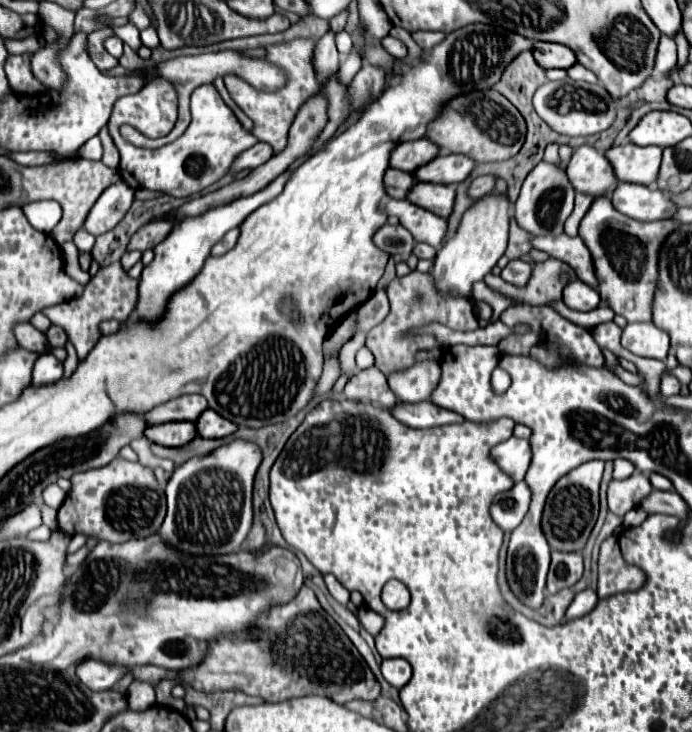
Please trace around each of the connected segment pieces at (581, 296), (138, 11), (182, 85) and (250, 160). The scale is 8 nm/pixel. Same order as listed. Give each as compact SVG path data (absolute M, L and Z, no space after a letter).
M575 280L575 282L569 282L565 286L565 290L563 290L563 302L571 310L587 312L587 310L597 308L601 304L601 298L599 298L599 292L595 288L587 286L581 280Z
M135 6L135 10L129 14L129 22L135 24L139 30L145 30L151 24L151 20L147 18L147 14L143 12L141 6Z
M235 50L213 52L213 54L199 54L199 56L181 56L181 58L167 60L167 62L163 62L163 64L157 64L155 68L157 68L157 76L167 78L167 80L173 82L175 88L177 88L177 94L179 94L179 118L177 118L175 128L173 128L167 136L157 138L157 140L143 136L141 132L137 132L137 130L131 128L131 126L121 126L121 136L123 136L129 144L139 146L139 148L161 148L161 146L165 146L165 144L177 140L177 138L187 130L187 126L189 126L189 122L191 122L191 114L187 114L187 98L189 98L189 94L195 90L195 86L213 82L215 78L225 78L225 76L229 76L229 74L243 78L243 80L249 82L255 90L263 90L263 92L275 92L275 90L283 88L285 82L287 82L283 68L279 68L277 64L271 64L271 62L265 60L265 58L247 56L247 54L241 54L241 52L235 52Z
M257 142L253 148L245 150L243 154L237 156L235 164L233 164L233 172L239 172L243 168L257 168L261 164L265 164L269 158L273 156L273 148L267 142Z

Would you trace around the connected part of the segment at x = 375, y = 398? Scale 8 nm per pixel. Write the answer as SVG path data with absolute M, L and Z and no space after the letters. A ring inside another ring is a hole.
M375 366L355 374L347 382L343 394L349 400L363 400L363 398L367 398L367 400L371 400L373 404L377 404L381 408L391 408L397 402L393 390L387 384L385 374L381 374L381 370L375 368Z

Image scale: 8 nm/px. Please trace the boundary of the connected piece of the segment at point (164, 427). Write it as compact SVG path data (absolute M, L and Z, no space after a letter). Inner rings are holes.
M167 422L157 426L147 426L145 436L161 446L185 446L197 436L197 432L195 424L191 422Z

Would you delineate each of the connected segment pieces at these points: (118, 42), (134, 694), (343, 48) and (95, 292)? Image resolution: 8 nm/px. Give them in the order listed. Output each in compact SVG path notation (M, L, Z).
M117 36L107 38L107 40L105 40L105 48L107 48L107 52L113 54L115 58L121 58L121 54L123 54L123 40L117 38Z
M133 682L127 692L131 710L147 710L155 704L155 688L145 682Z
M343 30L343 32L335 34L335 44L337 44L339 54L349 54L351 48L353 48L353 38Z
M115 262L113 266L101 268L91 278L91 282L85 286L83 296L71 298L71 302L61 302L61 304L49 306L43 312L49 316L49 320L53 324L65 328L69 340L77 348L77 356L83 360L91 352L91 348L97 344L97 340L101 336L99 322L111 320L111 318L123 322L123 320L127 320L131 316L131 312L135 310L135 304L137 304L137 286L139 286L139 280L127 276L127 272L121 268L121 264Z

